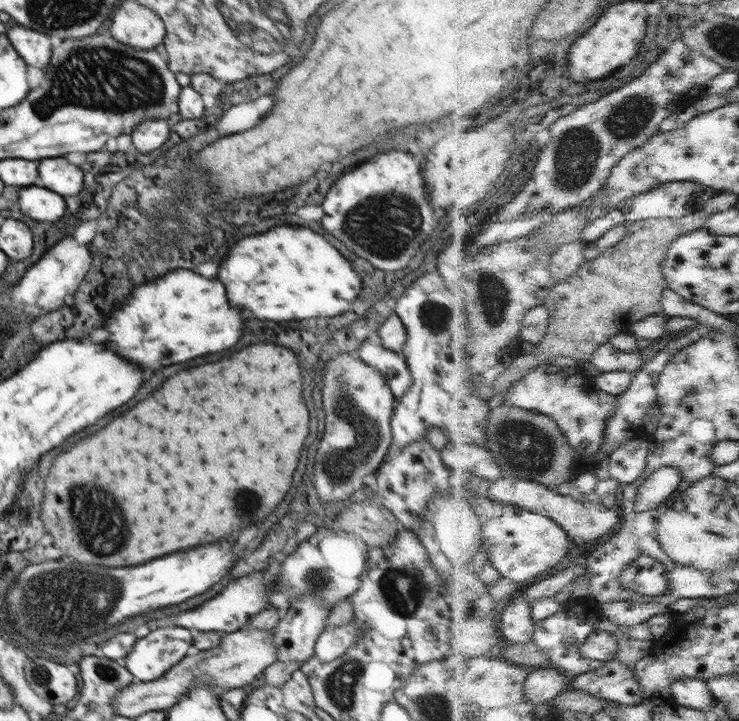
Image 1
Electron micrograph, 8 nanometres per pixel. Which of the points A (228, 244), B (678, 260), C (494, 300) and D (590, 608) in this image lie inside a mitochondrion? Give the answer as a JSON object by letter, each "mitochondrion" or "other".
{"A":"other","B":"other","C":"mitochondrion","D":"other"}

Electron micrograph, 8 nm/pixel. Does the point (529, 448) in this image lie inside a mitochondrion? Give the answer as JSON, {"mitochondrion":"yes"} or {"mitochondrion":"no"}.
{"mitochondrion":"yes"}

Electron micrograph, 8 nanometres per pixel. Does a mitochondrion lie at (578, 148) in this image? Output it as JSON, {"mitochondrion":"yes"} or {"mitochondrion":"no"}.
{"mitochondrion":"yes"}

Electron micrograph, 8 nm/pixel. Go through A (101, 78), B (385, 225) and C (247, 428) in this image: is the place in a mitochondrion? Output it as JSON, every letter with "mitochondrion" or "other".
{"A":"mitochondrion","B":"mitochondrion","C":"other"}

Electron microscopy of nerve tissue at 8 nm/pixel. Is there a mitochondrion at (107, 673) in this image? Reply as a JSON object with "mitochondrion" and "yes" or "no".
{"mitochondrion":"yes"}

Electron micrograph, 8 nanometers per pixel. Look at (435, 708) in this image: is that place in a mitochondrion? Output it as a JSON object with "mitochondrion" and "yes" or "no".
{"mitochondrion":"yes"}

